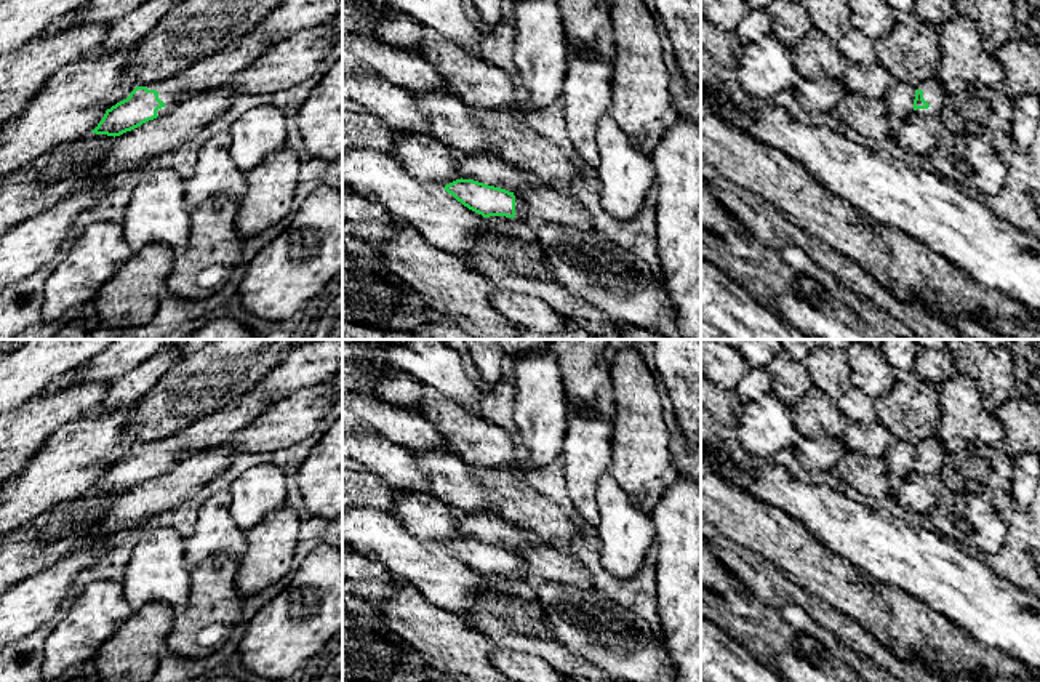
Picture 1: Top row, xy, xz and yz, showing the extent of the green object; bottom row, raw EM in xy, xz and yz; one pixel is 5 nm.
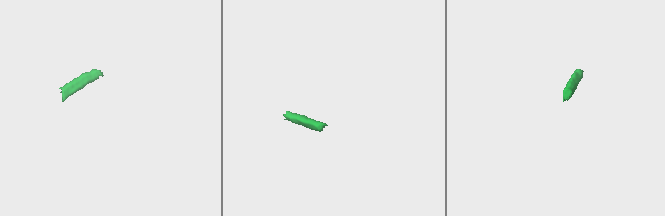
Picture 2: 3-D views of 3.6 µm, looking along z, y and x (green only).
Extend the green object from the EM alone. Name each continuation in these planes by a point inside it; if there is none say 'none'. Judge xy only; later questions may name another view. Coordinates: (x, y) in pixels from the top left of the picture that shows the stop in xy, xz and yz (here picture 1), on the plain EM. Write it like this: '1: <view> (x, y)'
1: xy (172, 450)

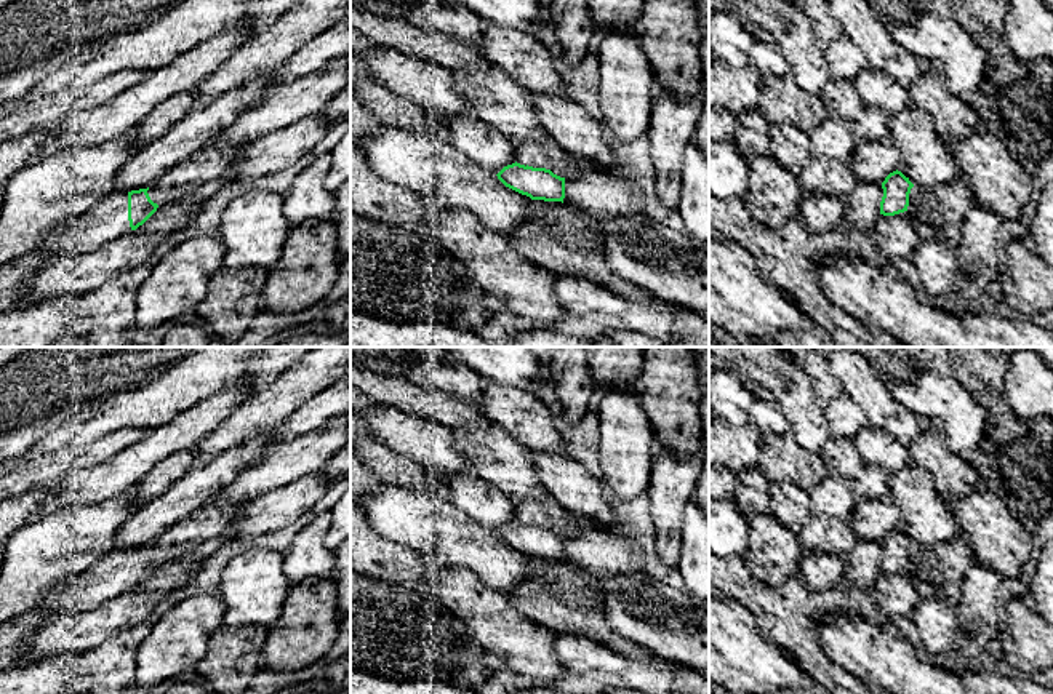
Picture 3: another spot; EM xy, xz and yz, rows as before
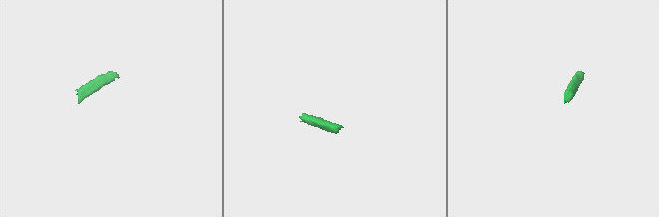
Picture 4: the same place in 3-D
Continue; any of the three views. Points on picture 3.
1: xy (108, 578)

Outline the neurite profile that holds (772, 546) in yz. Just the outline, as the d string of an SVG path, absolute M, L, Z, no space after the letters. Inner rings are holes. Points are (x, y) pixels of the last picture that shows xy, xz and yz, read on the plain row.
M767 512L749 520L749 542L743 558L749 572L770 585L781 585L797 576L803 548L797 531Z

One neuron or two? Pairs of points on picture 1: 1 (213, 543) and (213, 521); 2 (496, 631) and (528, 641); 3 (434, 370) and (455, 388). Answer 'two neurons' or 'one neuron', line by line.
1: one neuron
2: one neuron
3: one neuron

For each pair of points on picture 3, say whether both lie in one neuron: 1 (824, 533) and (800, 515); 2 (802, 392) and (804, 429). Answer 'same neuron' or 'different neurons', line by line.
1: different neurons
2: same neuron

